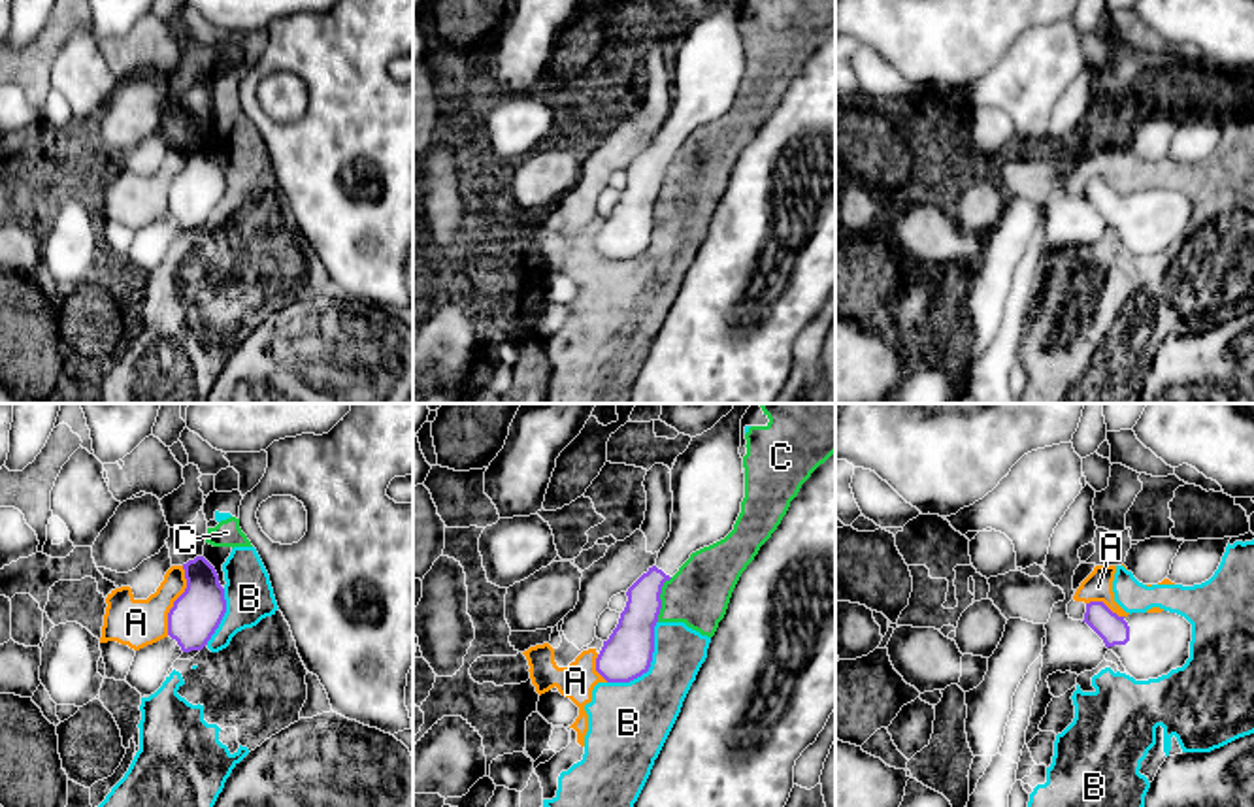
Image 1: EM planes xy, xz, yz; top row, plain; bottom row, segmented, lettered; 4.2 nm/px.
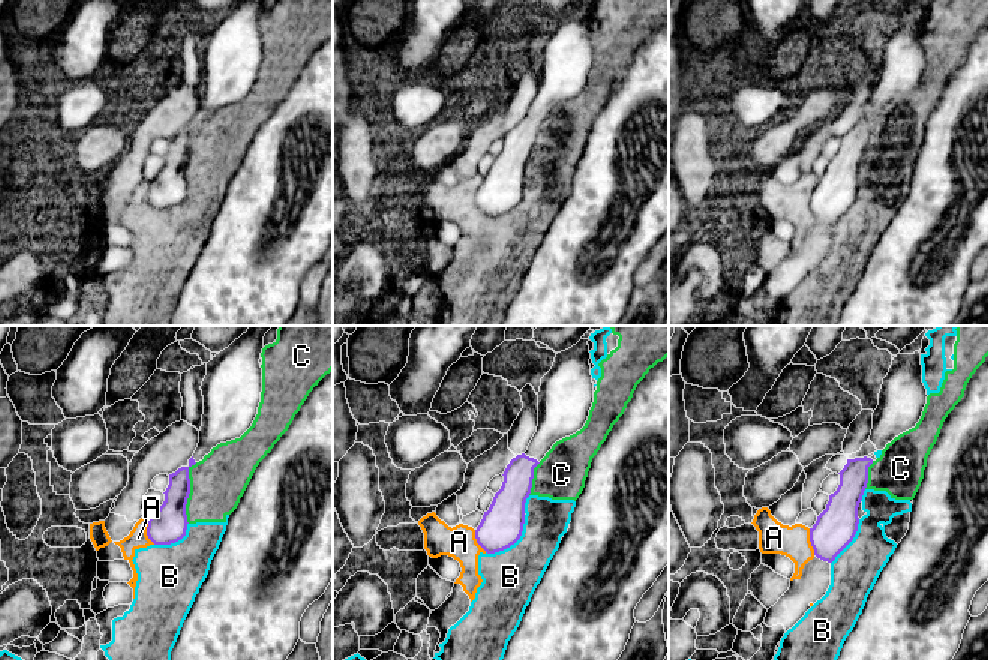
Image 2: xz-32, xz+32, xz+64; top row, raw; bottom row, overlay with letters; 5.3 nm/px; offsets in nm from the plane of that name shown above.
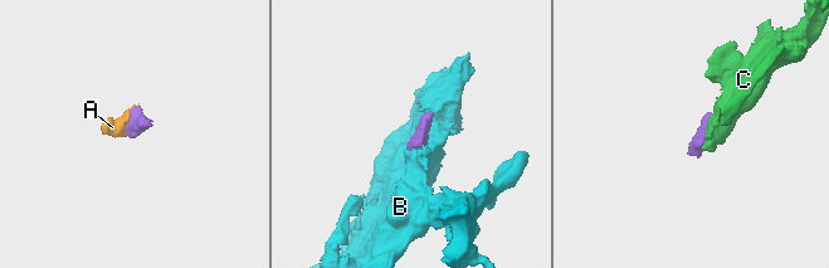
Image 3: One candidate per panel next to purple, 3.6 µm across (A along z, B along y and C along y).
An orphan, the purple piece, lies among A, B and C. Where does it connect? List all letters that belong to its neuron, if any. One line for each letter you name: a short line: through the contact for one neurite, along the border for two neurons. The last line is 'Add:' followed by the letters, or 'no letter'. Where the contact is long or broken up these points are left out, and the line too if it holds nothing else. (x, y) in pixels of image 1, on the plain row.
Add: no letter

